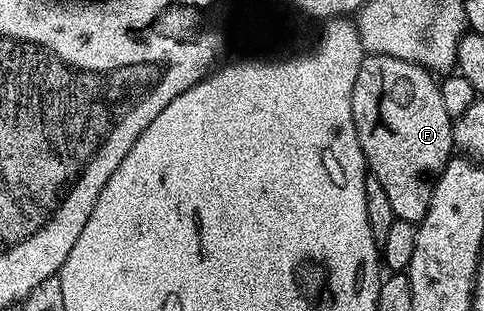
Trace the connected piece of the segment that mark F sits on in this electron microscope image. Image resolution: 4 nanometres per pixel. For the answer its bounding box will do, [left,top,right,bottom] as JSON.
[351,53,455,221]

